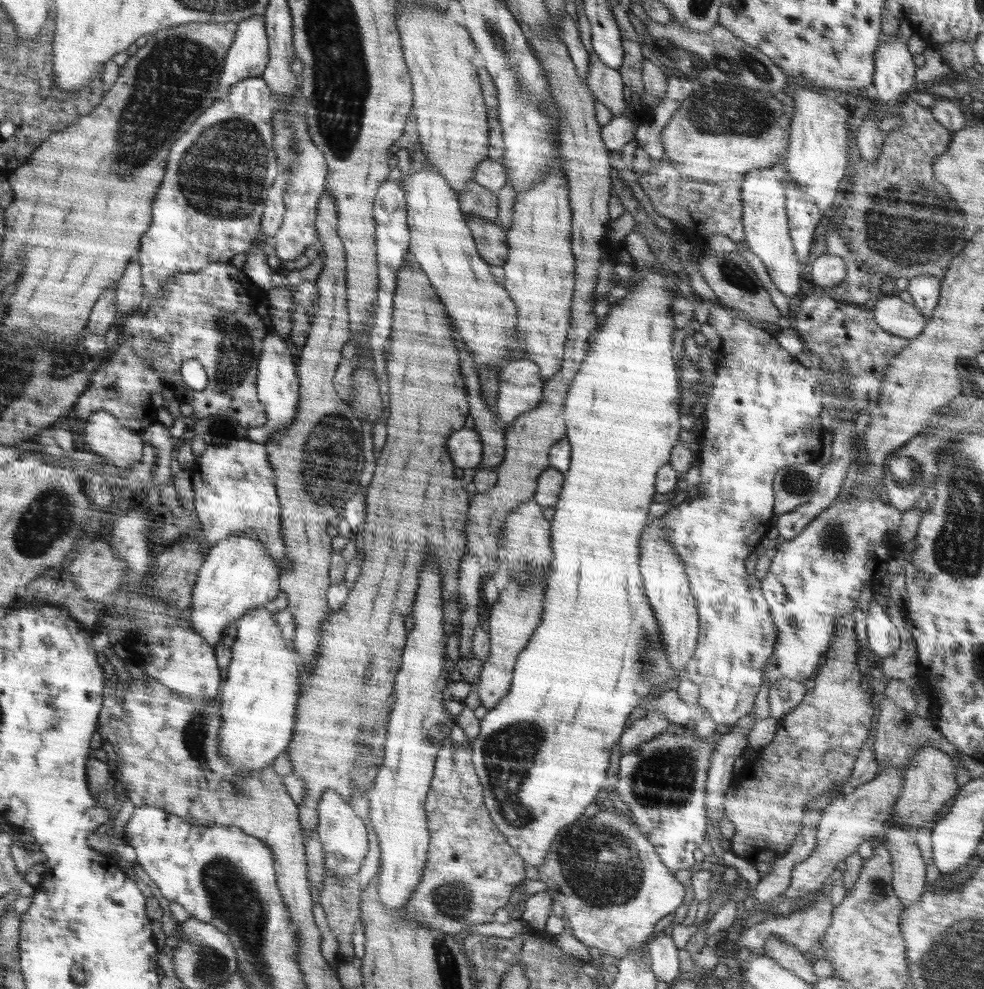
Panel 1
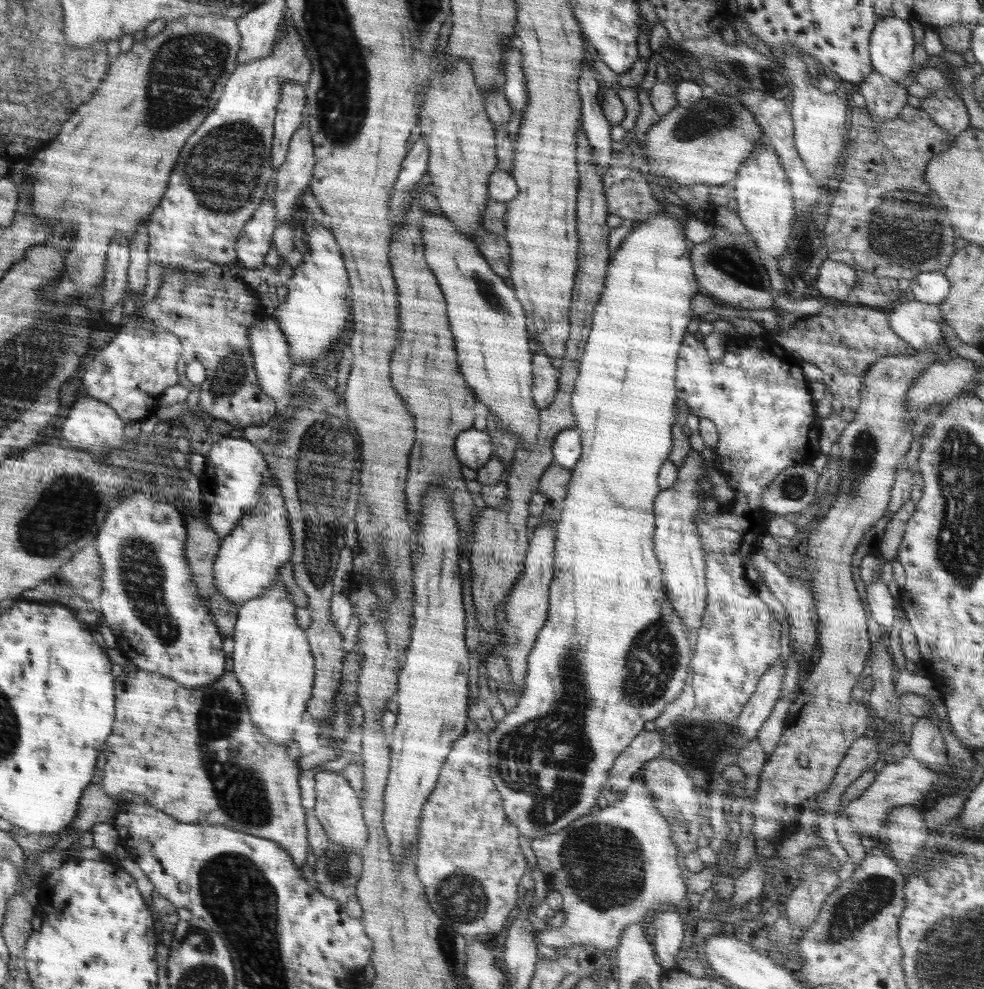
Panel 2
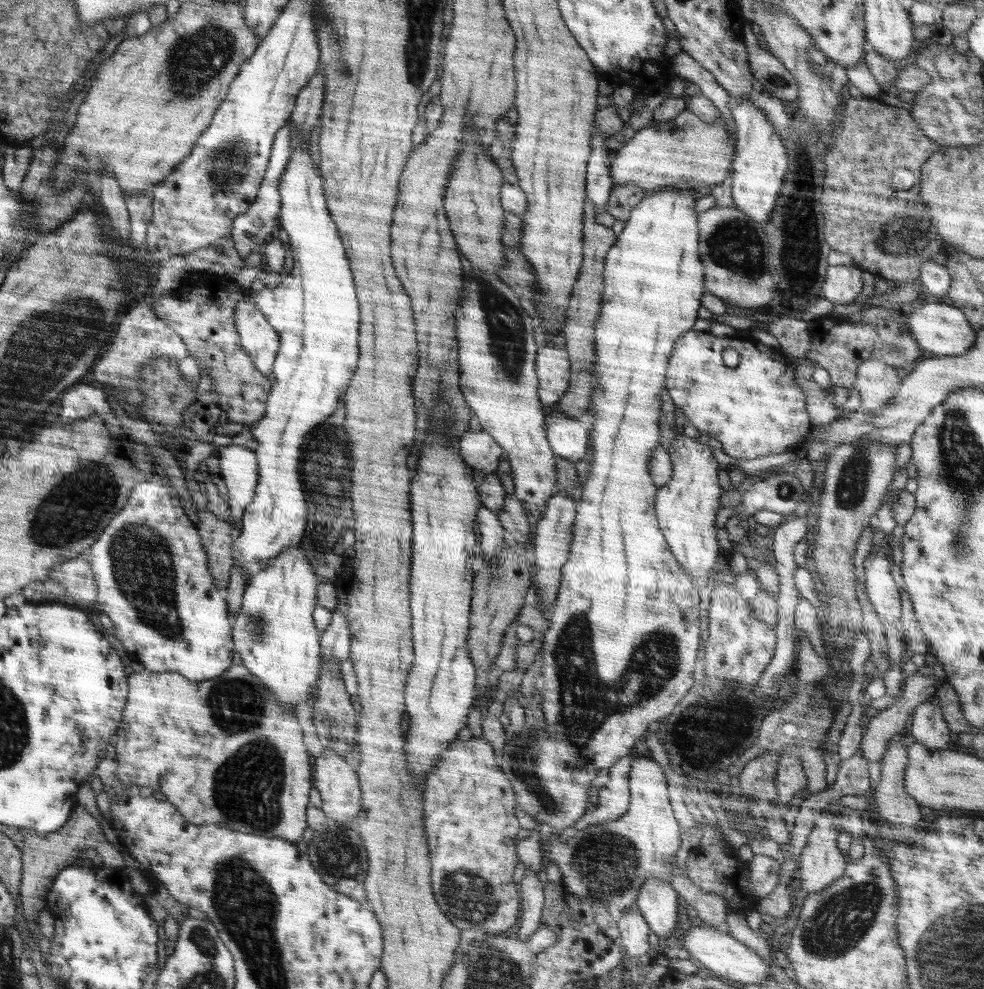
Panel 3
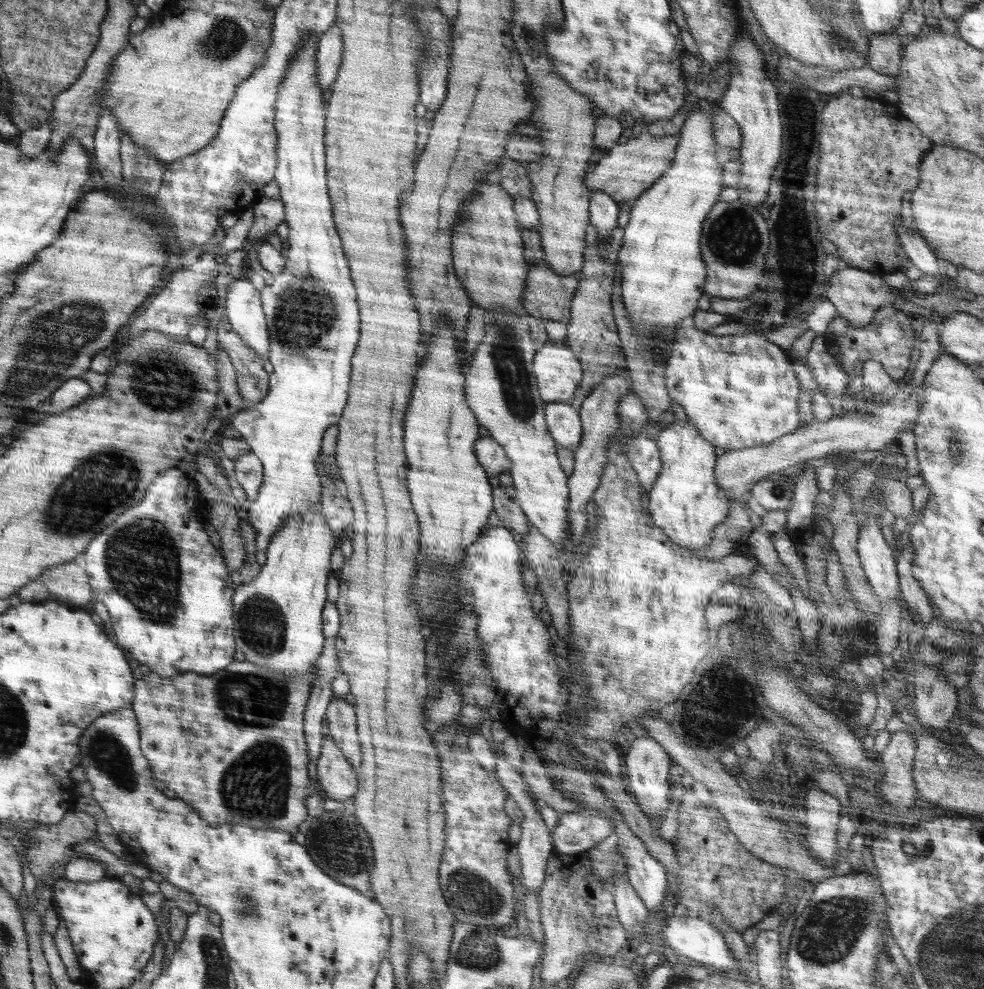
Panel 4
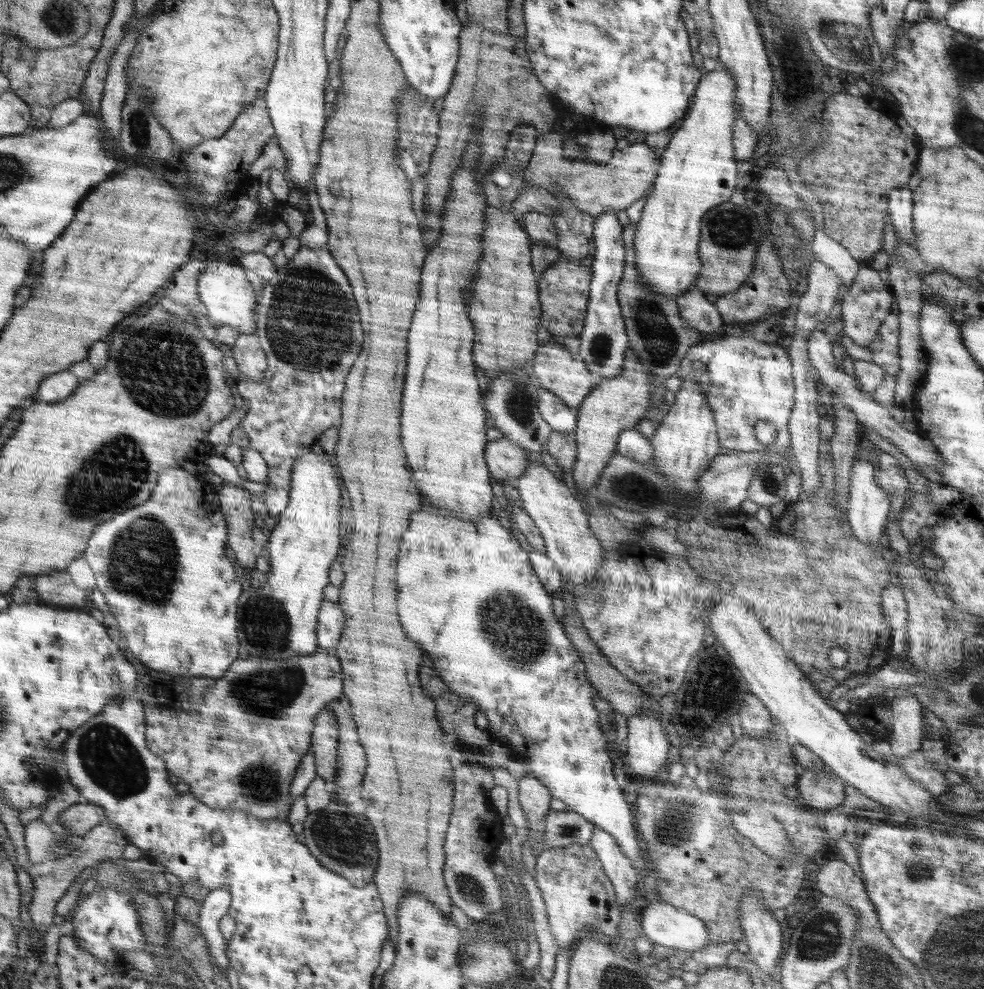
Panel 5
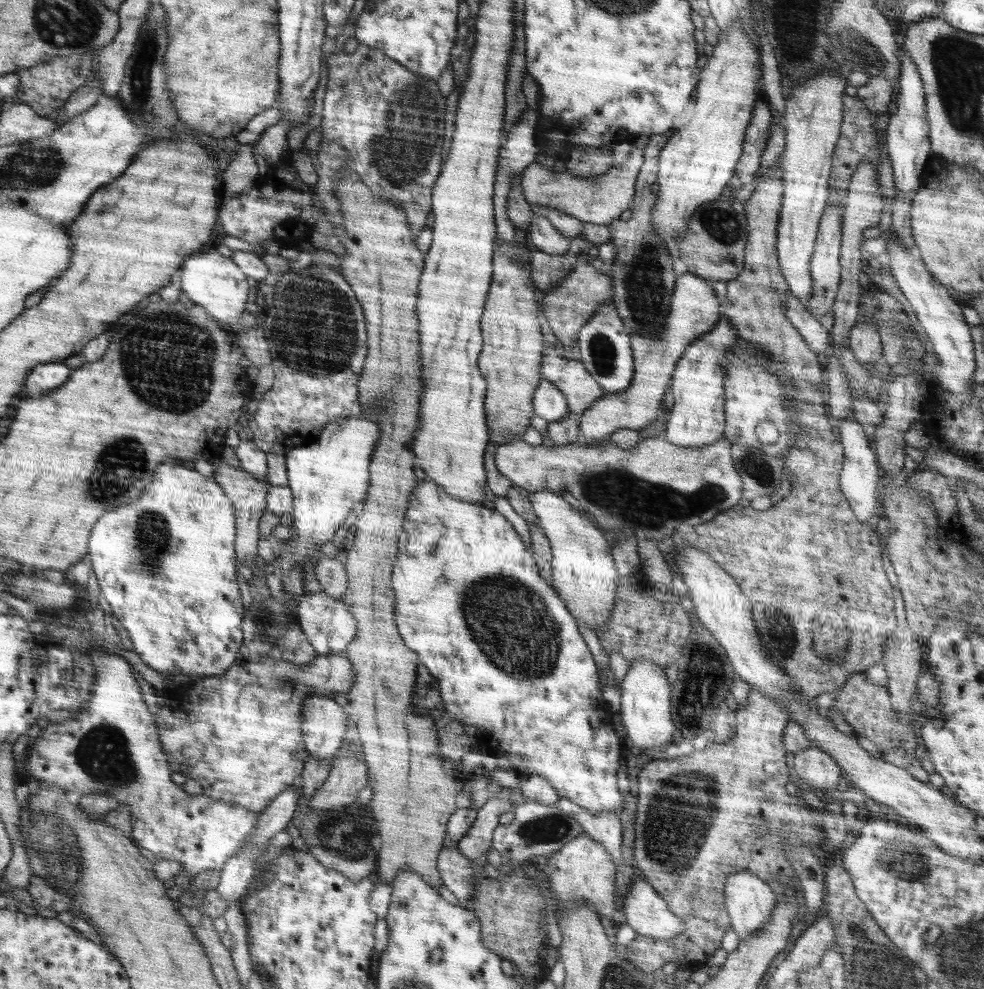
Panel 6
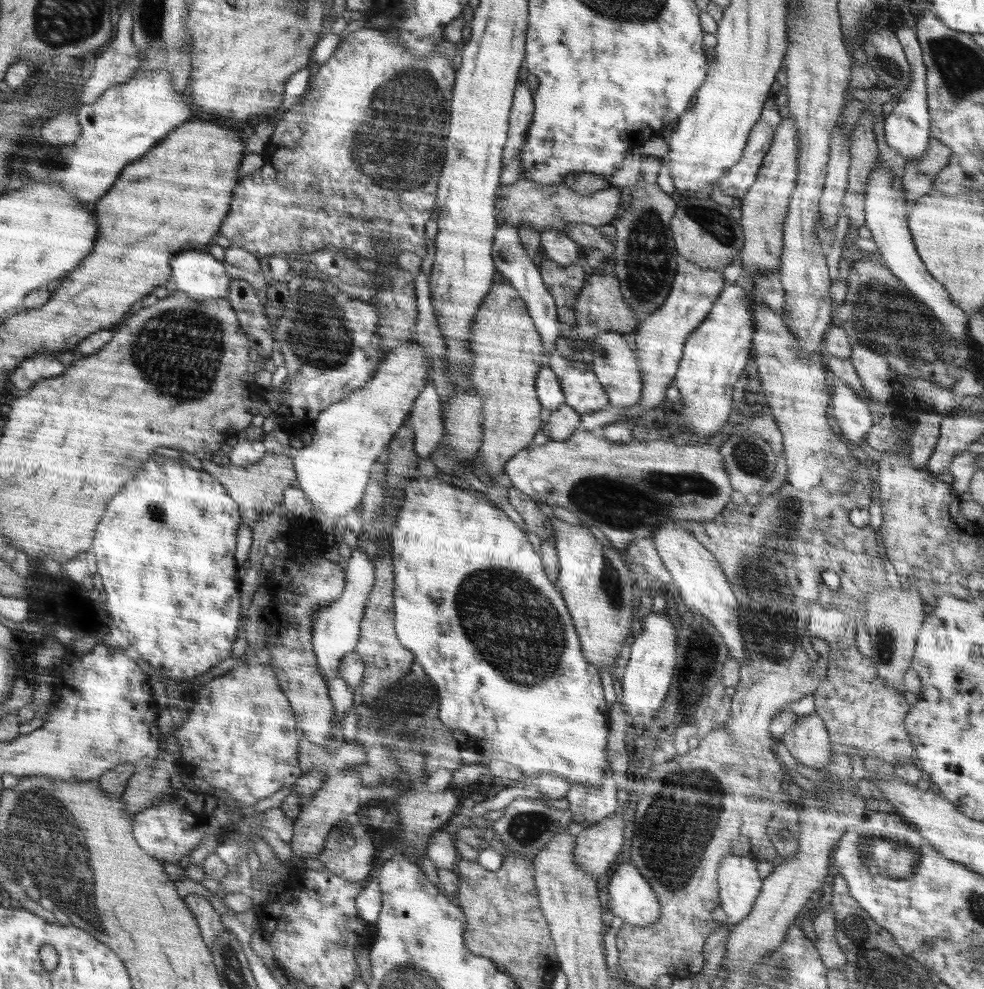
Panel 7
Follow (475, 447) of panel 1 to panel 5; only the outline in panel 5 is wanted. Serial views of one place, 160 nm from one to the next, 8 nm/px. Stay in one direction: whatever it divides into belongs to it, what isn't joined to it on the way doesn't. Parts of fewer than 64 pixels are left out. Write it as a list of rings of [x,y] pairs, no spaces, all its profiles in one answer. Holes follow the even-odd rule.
[[[504,437],[489,442],[489,446],[485,448],[485,460],[489,462],[494,478],[501,482],[513,482],[520,478],[532,463],[527,452],[518,443]]]

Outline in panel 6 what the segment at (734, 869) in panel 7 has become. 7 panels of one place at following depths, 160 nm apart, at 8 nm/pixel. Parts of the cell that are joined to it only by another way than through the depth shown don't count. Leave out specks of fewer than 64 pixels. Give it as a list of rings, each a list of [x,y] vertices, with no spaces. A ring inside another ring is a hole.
[[[748,872],[728,875],[723,895],[731,927],[740,940],[755,935],[777,903],[770,886]]]

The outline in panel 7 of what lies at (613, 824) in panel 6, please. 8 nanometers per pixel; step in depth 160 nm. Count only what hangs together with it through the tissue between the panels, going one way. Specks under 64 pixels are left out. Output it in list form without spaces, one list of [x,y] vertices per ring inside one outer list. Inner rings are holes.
[[[605,772],[605,777],[601,780],[602,786],[598,790],[588,790],[586,786],[571,786],[565,797],[569,804],[569,811],[574,815],[575,820],[586,827],[599,823],[602,819],[621,812],[621,804],[617,800],[618,789],[613,782],[613,775]]]

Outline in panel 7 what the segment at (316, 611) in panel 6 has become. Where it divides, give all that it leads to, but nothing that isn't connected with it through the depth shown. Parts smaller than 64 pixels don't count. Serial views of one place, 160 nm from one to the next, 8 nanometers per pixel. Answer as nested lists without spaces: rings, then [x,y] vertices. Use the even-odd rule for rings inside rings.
[[[360,547],[353,548],[351,557],[344,563],[346,565],[345,591],[340,598],[327,606],[317,610],[313,626],[313,648],[317,652],[318,664],[326,675],[329,684],[329,693],[333,701],[333,711],[337,712],[338,721],[346,718],[347,710],[353,703],[353,689],[340,676],[339,664],[345,654],[353,652],[359,646],[359,634],[364,609],[370,591],[373,590],[375,568],[368,555]]]

